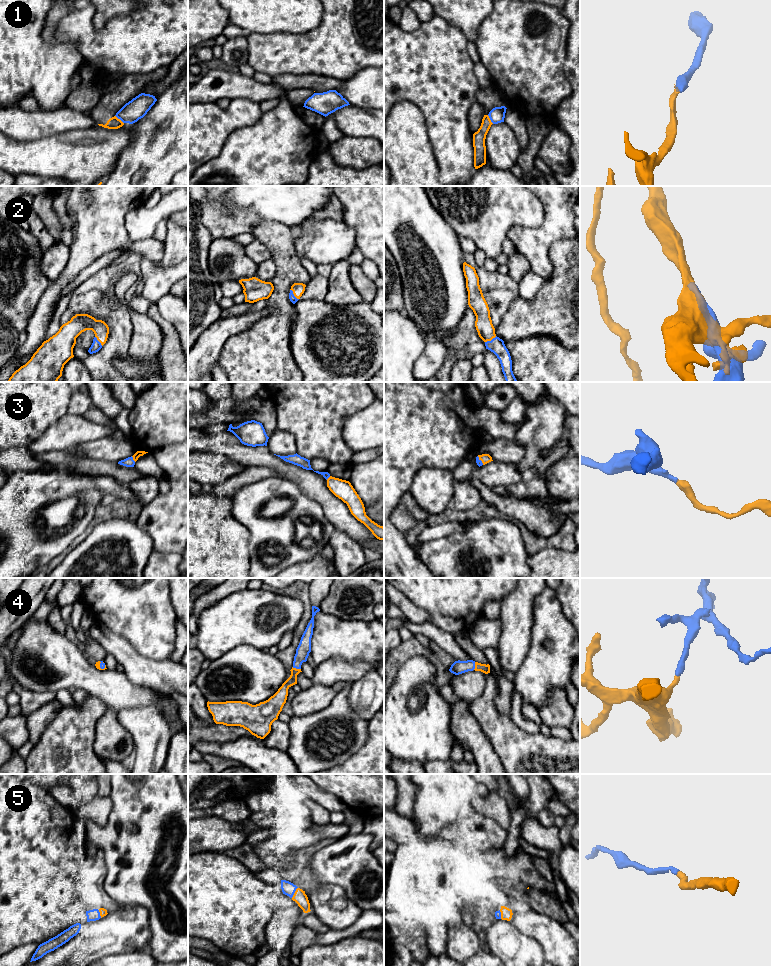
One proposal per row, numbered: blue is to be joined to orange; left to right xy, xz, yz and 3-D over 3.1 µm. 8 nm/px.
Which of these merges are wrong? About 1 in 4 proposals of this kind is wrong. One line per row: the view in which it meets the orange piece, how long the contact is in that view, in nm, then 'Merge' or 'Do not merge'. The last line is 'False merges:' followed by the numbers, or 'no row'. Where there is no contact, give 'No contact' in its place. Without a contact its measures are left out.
1: Touches orange in xy. Shared border 100 nm. Do not merge
2: Touches orange in xz. Shared border 110 nm. Merge
3: Touches orange in xy. Shared border 60 nm. Merge
4: Touches orange in xz. Shared border 70 nm. Merge
5: Touches orange in xz. Shared border 100 nm. Merge
False merges: 1

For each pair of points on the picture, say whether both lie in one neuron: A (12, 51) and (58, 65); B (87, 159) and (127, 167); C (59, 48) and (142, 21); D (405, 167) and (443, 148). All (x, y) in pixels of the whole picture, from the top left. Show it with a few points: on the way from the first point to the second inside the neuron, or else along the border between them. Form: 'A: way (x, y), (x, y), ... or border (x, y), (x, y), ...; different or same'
A: way (23, 60), (28, 65), (47, 65); same
B: border (128, 144), (119, 156), (116, 167), (108, 175); different
C: border (57, 27), (55, 37), (73, 42), (77, 49); different
D: border (427, 130), (440, 175); different

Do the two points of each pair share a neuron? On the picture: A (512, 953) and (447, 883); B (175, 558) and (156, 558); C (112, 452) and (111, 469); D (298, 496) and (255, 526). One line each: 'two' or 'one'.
A: two
B: one
C: two
D: one

